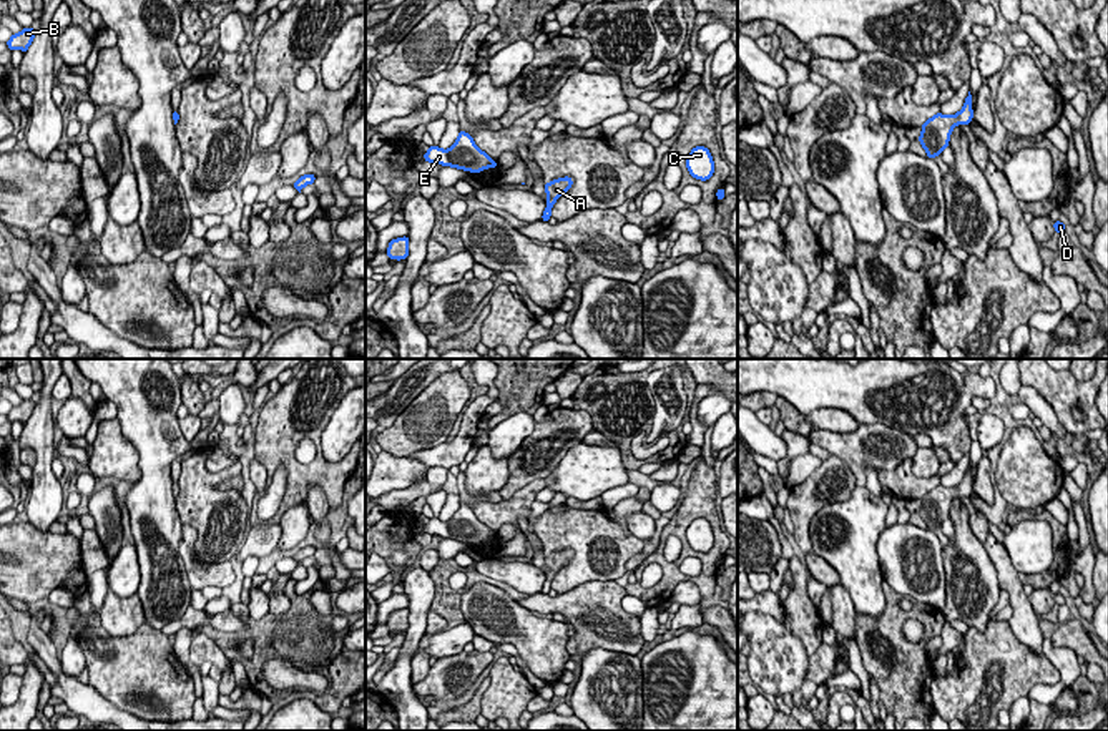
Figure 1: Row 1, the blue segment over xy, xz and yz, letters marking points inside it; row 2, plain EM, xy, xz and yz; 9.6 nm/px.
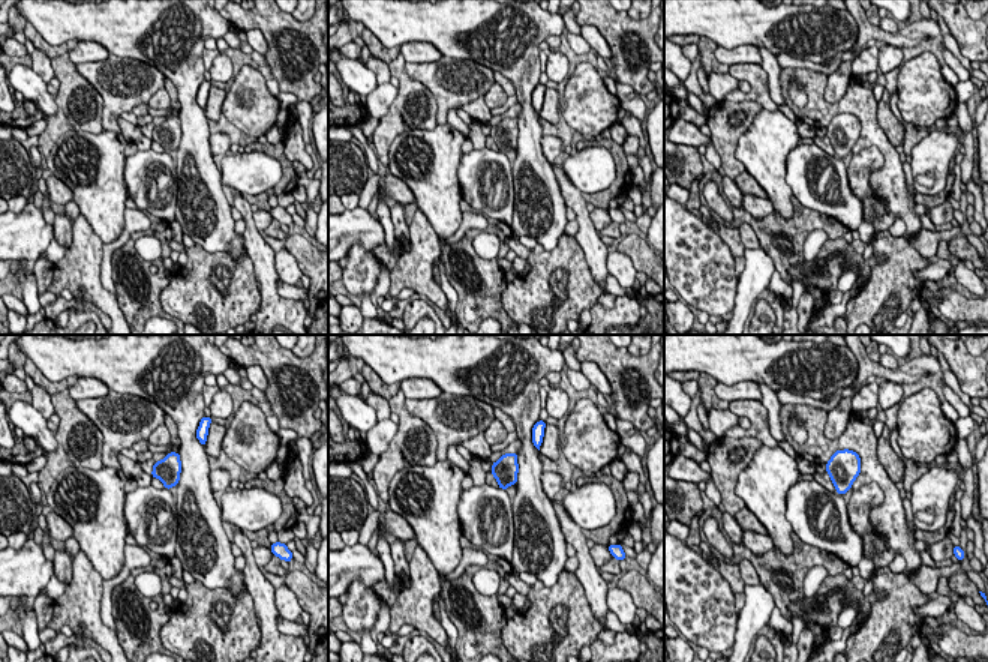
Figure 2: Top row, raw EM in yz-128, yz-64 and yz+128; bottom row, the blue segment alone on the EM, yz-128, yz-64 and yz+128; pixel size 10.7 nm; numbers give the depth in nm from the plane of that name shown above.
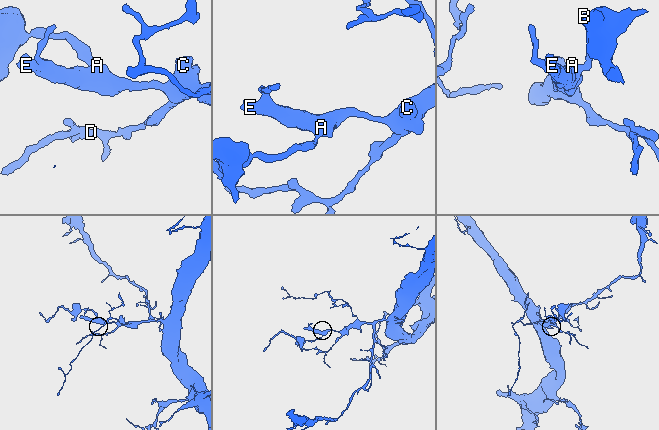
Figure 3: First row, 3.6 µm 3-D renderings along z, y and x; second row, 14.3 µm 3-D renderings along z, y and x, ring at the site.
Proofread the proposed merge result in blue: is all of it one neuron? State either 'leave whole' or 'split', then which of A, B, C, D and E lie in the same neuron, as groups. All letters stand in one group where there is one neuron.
leave whole; A B C D E

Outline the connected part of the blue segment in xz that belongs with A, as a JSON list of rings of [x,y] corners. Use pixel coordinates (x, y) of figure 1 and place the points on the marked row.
[[[565,176],[565,178],[558,178],[550,183],[543,183],[543,184],[545,184],[545,193],[547,193],[548,199],[545,201],[547,209],[543,211],[542,221],[548,223],[548,219],[552,218],[550,211],[552,211],[553,204],[556,203],[556,199],[561,194],[565,194],[571,188],[573,179],[570,176]]]

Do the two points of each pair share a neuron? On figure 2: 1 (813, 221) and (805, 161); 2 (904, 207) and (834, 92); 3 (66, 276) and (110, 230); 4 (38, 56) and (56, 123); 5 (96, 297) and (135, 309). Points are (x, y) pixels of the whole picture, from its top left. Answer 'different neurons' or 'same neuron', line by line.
1: different neurons
2: different neurons
3: different neurons
4: different neurons
5: different neurons

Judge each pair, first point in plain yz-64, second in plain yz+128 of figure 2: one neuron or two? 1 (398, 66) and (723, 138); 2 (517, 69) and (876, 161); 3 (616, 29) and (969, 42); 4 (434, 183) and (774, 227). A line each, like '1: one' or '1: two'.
1: one
2: two
3: one
4: two

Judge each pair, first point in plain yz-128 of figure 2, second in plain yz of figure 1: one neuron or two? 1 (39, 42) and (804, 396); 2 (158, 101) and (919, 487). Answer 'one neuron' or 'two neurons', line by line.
1: two neurons
2: two neurons

